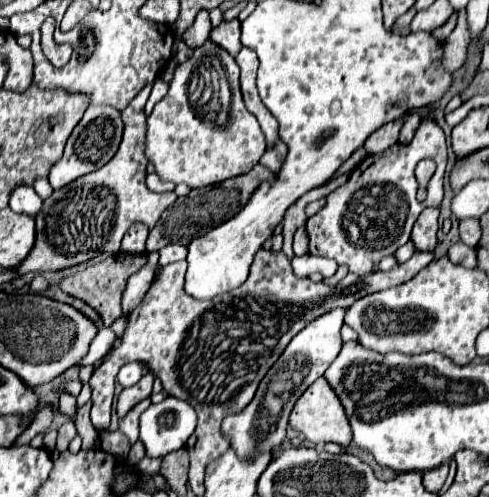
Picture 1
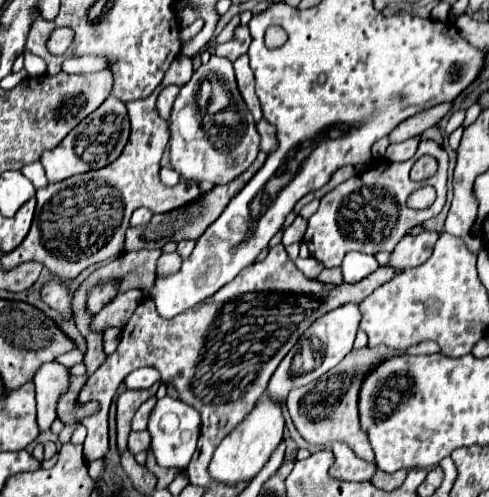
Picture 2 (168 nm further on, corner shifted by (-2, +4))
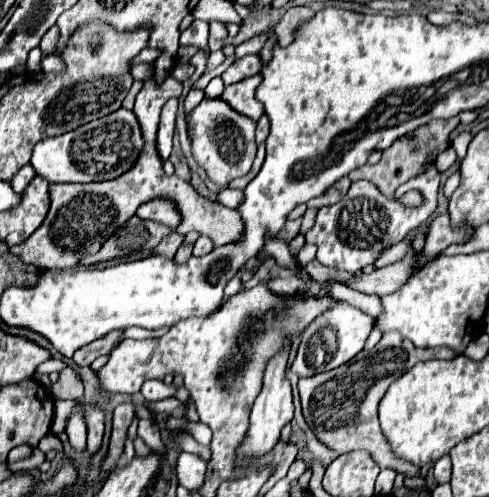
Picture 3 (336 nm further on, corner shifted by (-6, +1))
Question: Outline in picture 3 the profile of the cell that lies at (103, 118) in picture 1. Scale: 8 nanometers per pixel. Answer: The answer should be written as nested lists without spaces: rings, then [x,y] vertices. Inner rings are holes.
[[[120,108],[104,118],[92,120],[68,134],[48,138],[34,146],[34,154],[30,164],[36,174],[46,178],[48,182],[104,182],[124,174],[134,166],[140,150],[142,150],[142,134],[140,124],[132,110]]]

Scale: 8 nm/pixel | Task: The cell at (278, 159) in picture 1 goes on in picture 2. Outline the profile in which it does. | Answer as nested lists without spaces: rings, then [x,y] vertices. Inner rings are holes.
[[[258,121],[256,131],[260,133],[260,151],[270,153],[276,147],[276,129],[268,121]]]

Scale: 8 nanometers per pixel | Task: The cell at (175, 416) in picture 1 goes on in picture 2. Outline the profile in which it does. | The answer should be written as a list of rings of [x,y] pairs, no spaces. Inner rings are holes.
[[[166,395],[164,399],[158,399],[158,403],[150,415],[148,431],[152,435],[152,451],[156,455],[158,465],[184,471],[196,451],[196,441],[200,435],[200,415],[196,413],[196,409],[192,409],[184,401]]]

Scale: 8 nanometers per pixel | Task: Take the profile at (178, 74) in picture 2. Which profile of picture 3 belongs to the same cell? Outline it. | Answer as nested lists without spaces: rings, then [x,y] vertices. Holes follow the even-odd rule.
[[[168,76],[162,86],[154,86],[152,78],[144,82],[140,94],[136,96],[134,114],[142,128],[144,148],[136,164],[122,176],[106,182],[92,182],[92,184],[50,184],[50,210],[40,224],[40,228],[26,238],[22,244],[12,246],[10,252],[32,264],[40,270],[74,270],[80,266],[82,256],[96,254],[102,244],[120,228],[124,226],[136,210],[150,200],[164,198],[176,204],[176,210],[182,218],[178,232],[184,236],[192,230],[212,238],[216,246],[226,242],[236,242],[240,234],[244,234],[244,224],[240,222],[240,214],[234,208],[224,206],[222,202],[212,202],[200,196],[192,184],[180,180],[178,176],[166,176],[162,168],[162,158],[158,154],[156,138],[158,138],[158,120],[160,110],[168,98],[178,98],[182,94],[182,82],[174,76]]]

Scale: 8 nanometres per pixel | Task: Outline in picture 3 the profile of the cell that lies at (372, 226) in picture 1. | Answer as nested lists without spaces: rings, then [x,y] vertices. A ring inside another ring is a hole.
[[[428,162],[420,174],[410,178],[406,184],[398,186],[392,198],[382,194],[378,186],[372,186],[372,182],[368,180],[352,182],[348,194],[340,202],[318,210],[316,222],[312,230],[306,234],[306,242],[318,246],[316,260],[324,266],[340,268],[350,274],[362,270],[364,266],[374,264],[384,250],[404,240],[408,232],[416,230],[434,216],[438,208],[438,188],[440,172],[436,168],[436,162]],[[408,190],[420,190],[424,194],[424,204],[420,208],[406,208],[400,204],[400,196]]]

